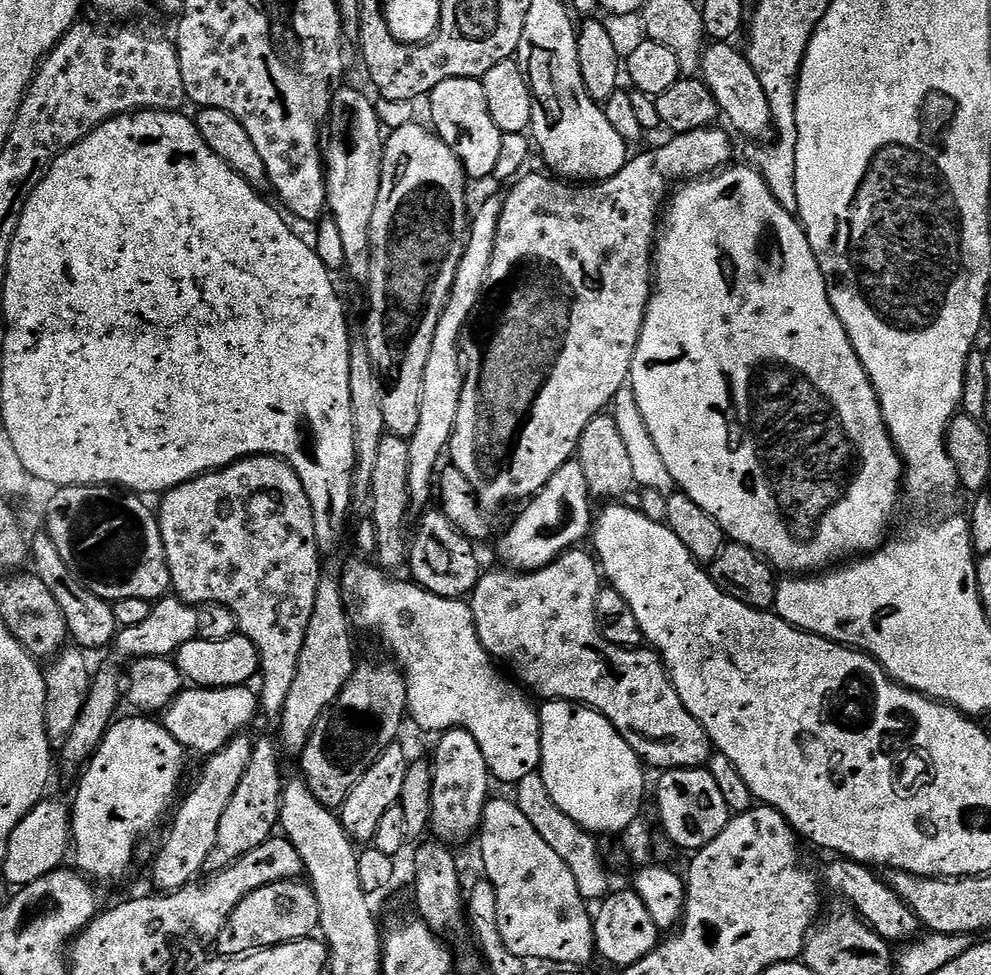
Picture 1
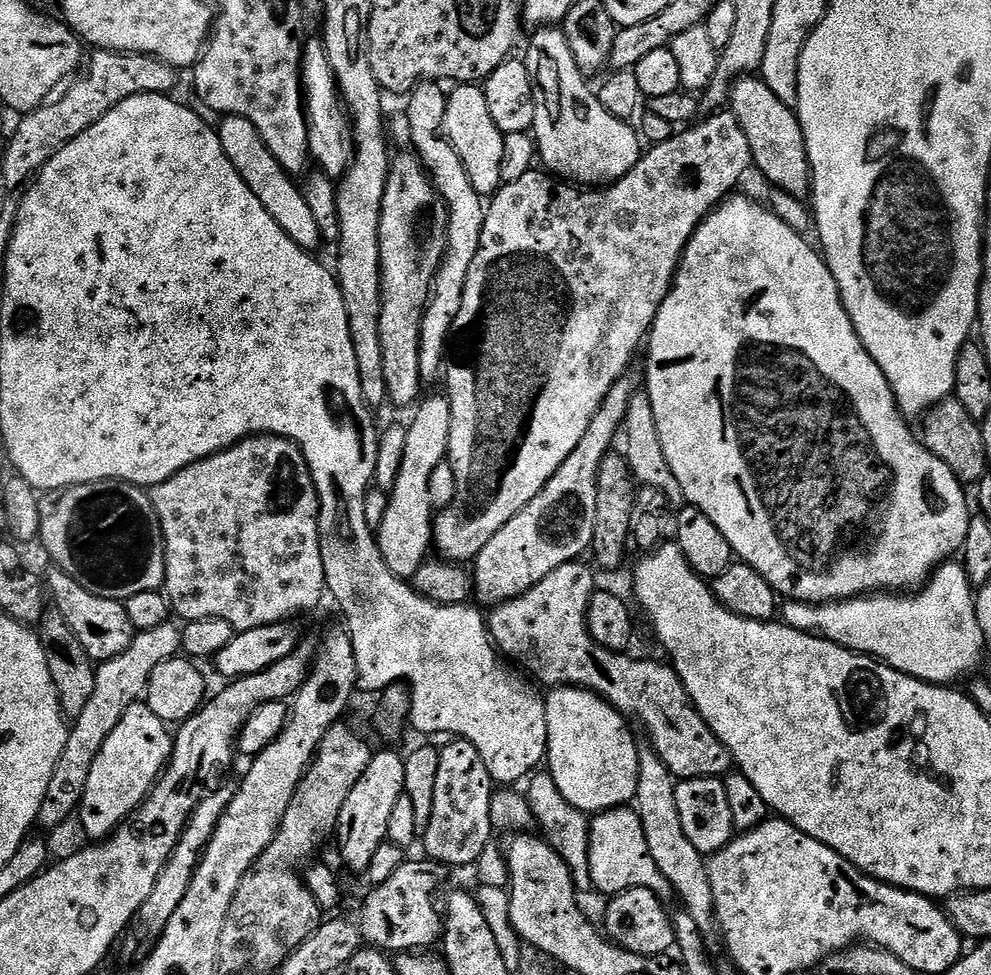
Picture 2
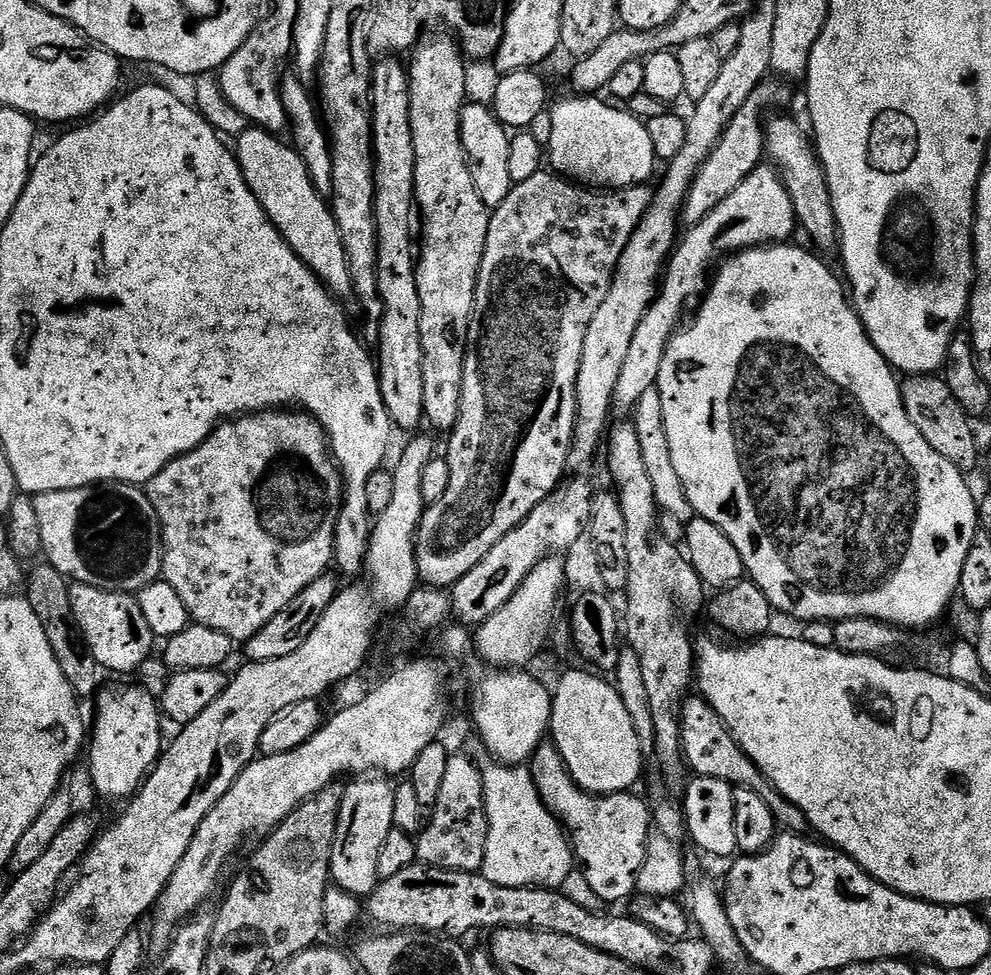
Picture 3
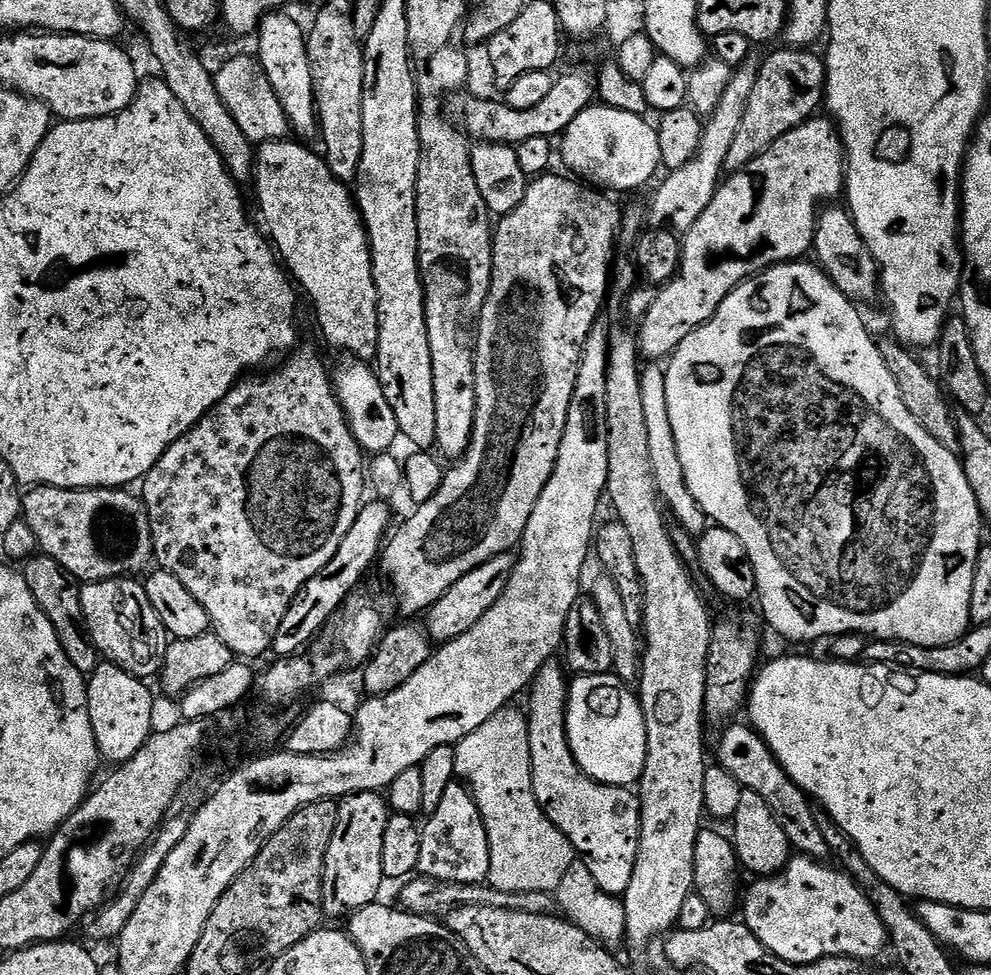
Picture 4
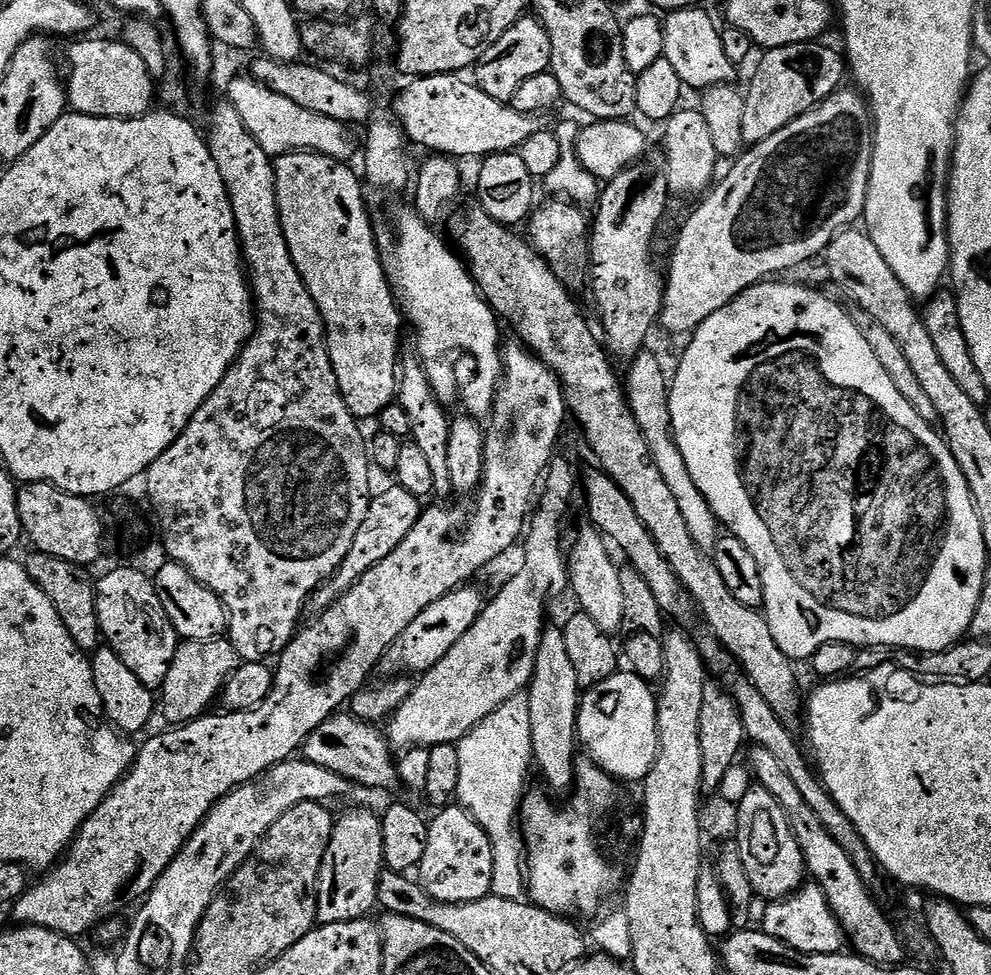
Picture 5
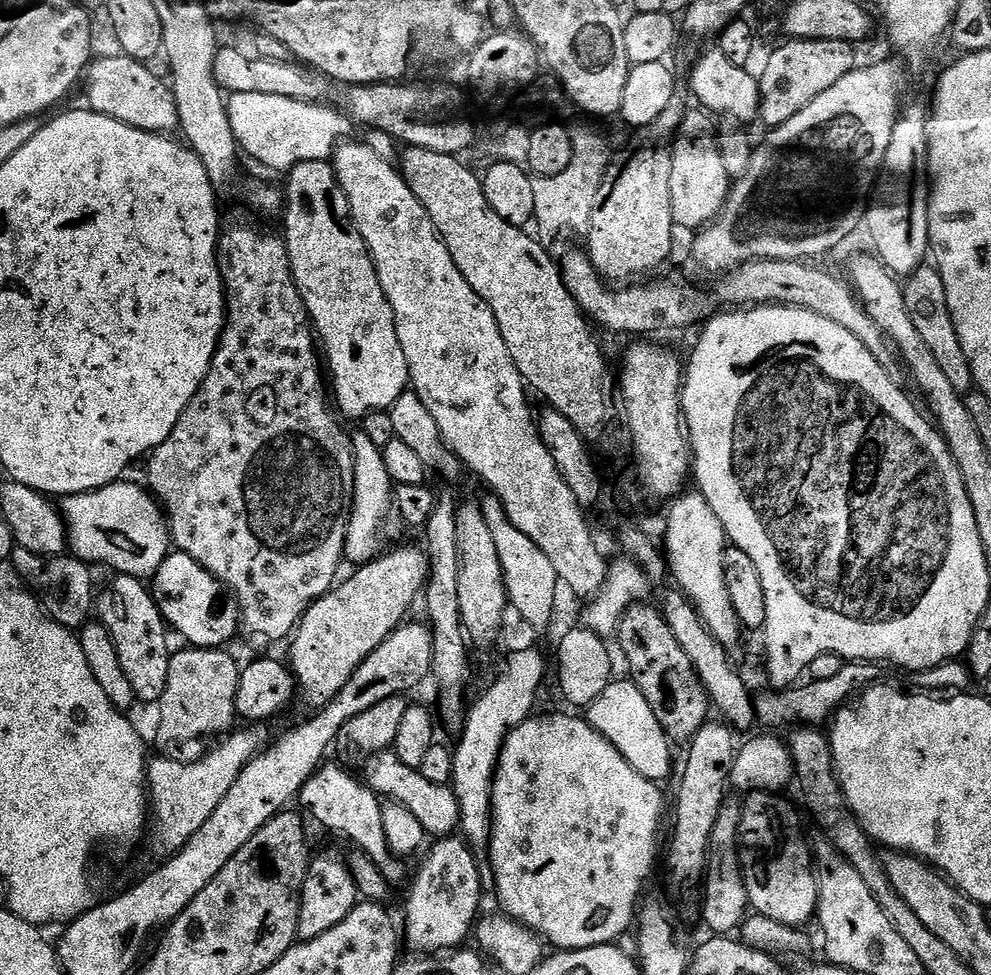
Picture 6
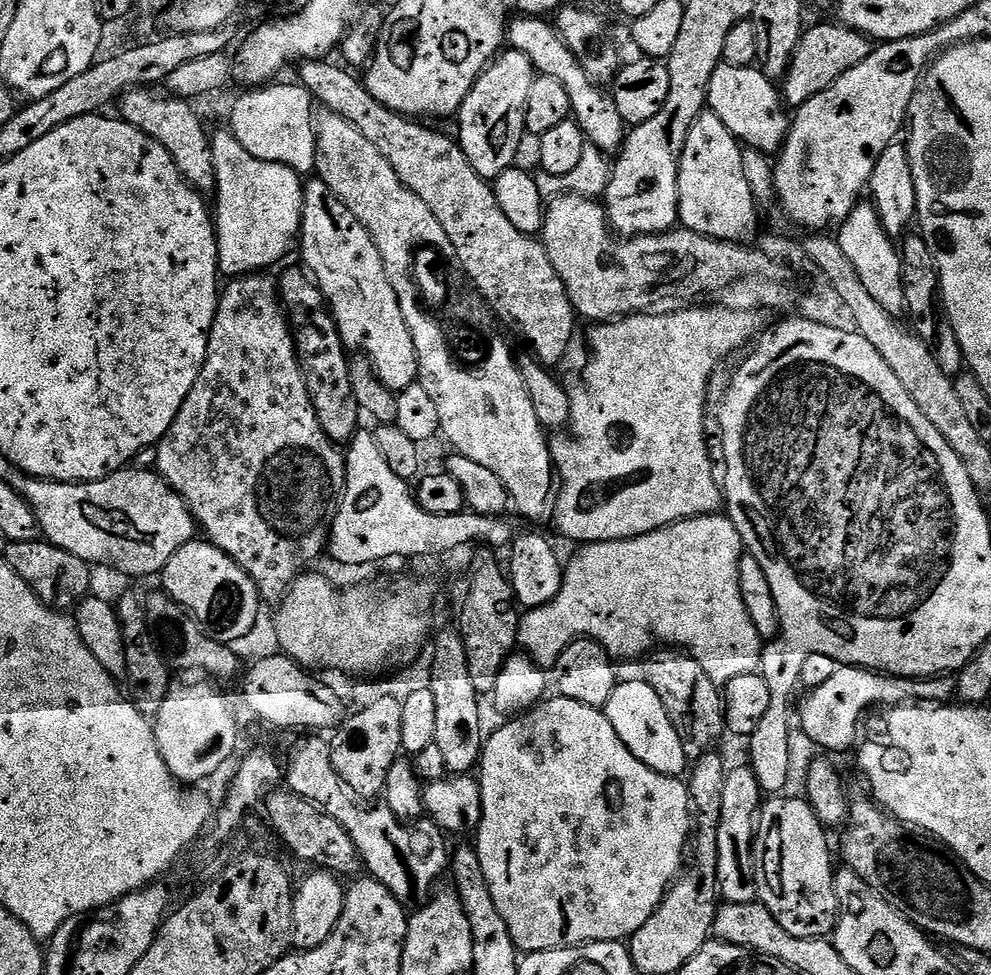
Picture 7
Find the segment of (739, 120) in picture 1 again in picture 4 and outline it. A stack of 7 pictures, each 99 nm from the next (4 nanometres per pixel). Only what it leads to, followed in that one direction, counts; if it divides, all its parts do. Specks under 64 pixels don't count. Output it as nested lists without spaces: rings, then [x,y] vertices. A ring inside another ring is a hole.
[[[836,206],[825,207],[817,219],[814,260],[831,278],[834,286],[838,286],[842,294],[846,294],[848,300],[864,306],[867,300],[872,300],[875,296],[877,299],[880,292],[880,268],[866,242],[858,234],[856,224],[852,221],[852,213],[844,206],[832,207]]]

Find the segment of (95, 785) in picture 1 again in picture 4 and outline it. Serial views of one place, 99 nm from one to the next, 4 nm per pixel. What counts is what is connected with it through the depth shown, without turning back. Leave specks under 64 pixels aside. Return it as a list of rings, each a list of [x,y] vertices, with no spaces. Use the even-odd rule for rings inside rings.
[[[107,662],[97,663],[96,668],[87,677],[88,705],[90,706],[90,726],[94,726],[94,738],[98,742],[98,750],[109,765],[119,766],[125,764],[142,746],[152,737],[154,725],[152,719],[156,716],[156,704],[152,701],[152,692],[147,688],[145,681],[138,676],[132,676],[122,670],[117,664]]]

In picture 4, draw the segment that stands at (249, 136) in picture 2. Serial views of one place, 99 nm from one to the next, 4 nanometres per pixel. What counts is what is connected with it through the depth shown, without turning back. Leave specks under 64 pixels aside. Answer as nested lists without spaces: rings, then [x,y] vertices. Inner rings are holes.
[[[292,138],[268,140],[256,148],[256,200],[264,219],[266,236],[274,245],[283,267],[294,277],[316,307],[316,320],[324,336],[336,348],[349,352],[349,357],[361,362],[372,362],[378,346],[378,290],[374,286],[372,255],[364,218],[350,191],[349,185],[339,180],[330,170],[319,151],[311,152],[309,145]]]

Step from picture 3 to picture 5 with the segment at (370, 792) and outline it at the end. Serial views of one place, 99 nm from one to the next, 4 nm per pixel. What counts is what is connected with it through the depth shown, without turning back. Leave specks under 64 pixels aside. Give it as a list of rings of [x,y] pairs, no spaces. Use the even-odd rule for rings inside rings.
[[[348,812],[332,826],[330,846],[320,863],[320,876],[316,879],[316,918],[320,924],[337,924],[363,920],[371,908],[377,907],[376,891],[379,876],[384,868],[384,843],[382,842],[381,817],[372,812]]]

